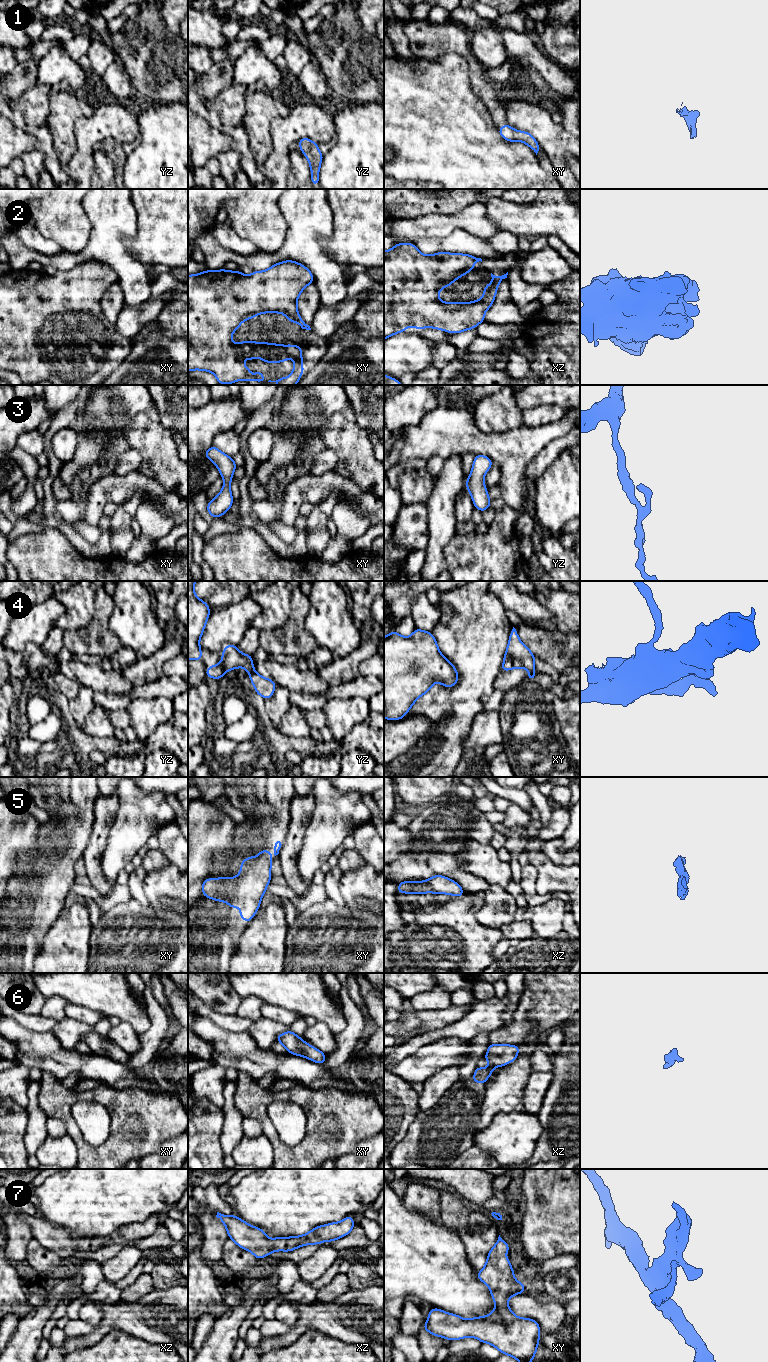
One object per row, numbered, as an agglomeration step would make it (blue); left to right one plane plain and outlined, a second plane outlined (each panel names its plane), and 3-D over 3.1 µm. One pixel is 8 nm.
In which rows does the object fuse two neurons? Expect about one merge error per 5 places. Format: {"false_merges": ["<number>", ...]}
{"false_merges": ["4"]}

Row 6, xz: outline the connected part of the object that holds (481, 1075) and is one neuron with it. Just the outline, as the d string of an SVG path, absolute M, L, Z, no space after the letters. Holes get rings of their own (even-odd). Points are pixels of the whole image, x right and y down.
M489 1044L487 1049L489 1052L483 1057L490 1063L490 1066L487 1068L476 1067L472 1080L475 1083L485 1083L493 1073L494 1067L501 1067L515 1061L520 1052L518 1045Z

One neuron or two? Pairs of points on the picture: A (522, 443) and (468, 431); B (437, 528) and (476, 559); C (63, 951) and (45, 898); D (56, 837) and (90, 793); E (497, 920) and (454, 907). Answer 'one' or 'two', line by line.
A: one
B: two
C: two
D: one
E: two

